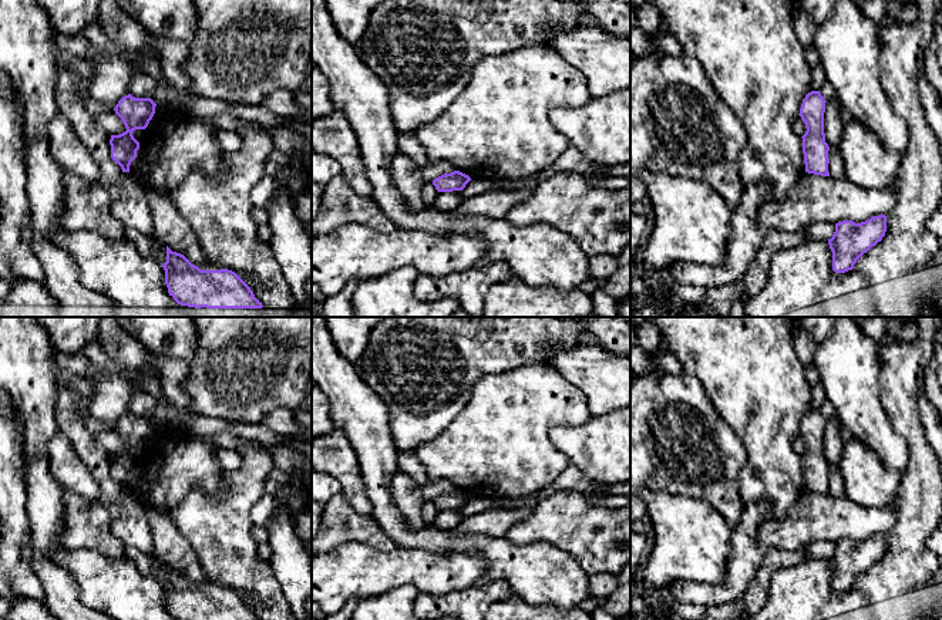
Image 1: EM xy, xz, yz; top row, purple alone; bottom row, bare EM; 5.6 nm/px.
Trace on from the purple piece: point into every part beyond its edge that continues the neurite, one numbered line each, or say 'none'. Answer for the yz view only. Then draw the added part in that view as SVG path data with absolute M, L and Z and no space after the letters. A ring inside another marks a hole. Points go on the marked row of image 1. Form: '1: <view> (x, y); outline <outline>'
none

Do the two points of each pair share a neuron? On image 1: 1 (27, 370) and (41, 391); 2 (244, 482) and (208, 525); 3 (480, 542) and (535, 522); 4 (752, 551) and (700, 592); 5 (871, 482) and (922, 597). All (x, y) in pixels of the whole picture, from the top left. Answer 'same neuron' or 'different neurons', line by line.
1: same neuron
2: same neuron
3: different neurons
4: same neuron
5: different neurons

